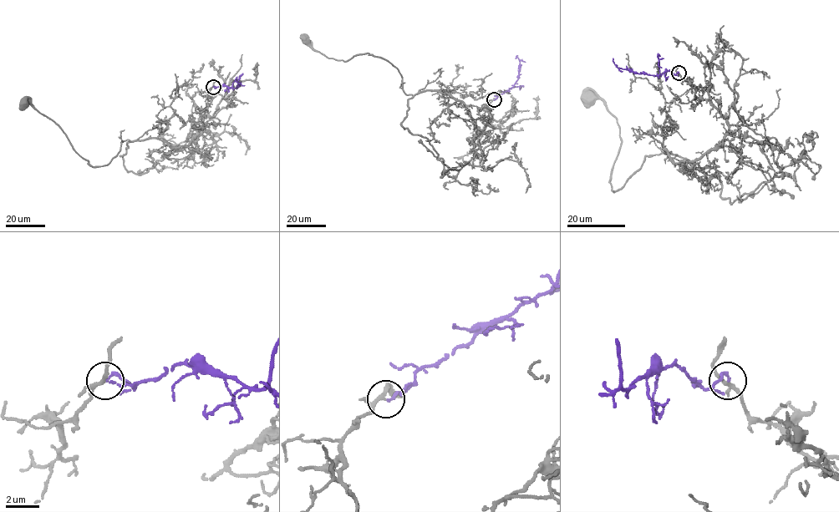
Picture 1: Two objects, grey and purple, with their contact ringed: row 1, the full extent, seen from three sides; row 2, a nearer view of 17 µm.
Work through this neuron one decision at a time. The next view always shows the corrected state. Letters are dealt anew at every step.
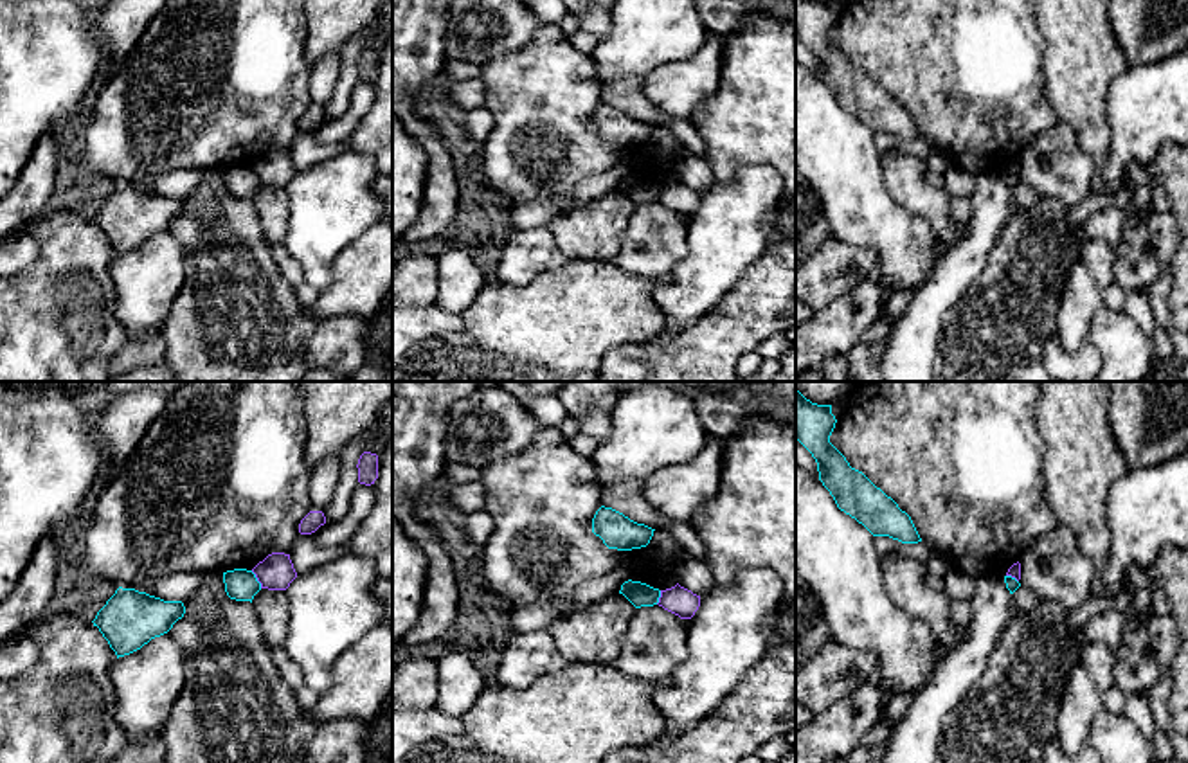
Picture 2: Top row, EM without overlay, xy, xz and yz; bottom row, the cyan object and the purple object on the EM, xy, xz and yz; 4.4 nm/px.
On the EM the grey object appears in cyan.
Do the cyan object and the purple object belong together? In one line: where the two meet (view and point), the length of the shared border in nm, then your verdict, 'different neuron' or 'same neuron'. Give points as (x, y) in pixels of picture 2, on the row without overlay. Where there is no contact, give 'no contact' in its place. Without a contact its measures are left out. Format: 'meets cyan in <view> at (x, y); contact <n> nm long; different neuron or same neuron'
meets cyan in xy at (256, 177); contact 90 nm long; different neuron

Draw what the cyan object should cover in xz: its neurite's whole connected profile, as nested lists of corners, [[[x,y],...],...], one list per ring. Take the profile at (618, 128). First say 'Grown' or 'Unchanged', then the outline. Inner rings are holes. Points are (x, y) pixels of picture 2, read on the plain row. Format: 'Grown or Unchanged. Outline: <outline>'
Unchanged. Outline: [[[601,103],[592,115],[592,130],[599,133],[608,146],[632,148],[646,144],[653,128],[655,126],[637,121],[605,103]]]

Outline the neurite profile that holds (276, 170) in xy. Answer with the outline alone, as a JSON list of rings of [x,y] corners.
[[[284,149],[268,151],[252,166],[252,169],[261,180],[261,185],[268,187],[286,187],[297,175],[290,151]]]

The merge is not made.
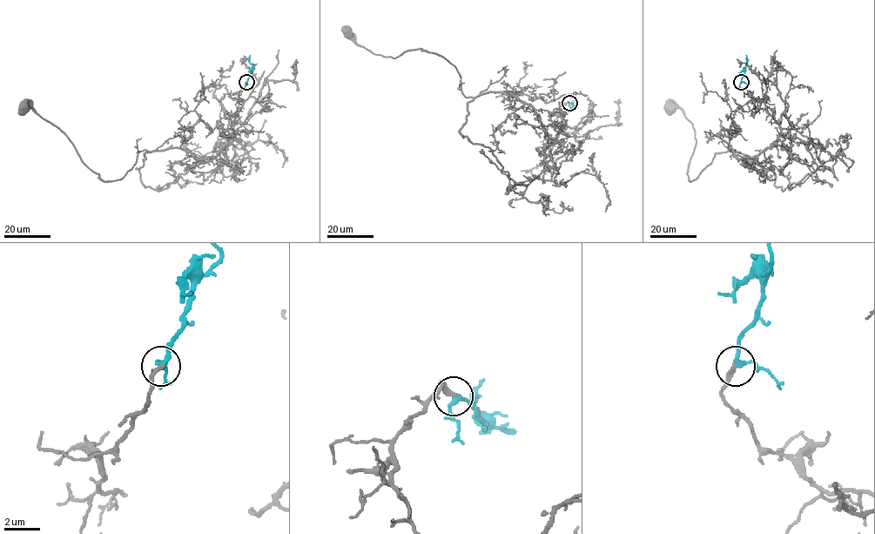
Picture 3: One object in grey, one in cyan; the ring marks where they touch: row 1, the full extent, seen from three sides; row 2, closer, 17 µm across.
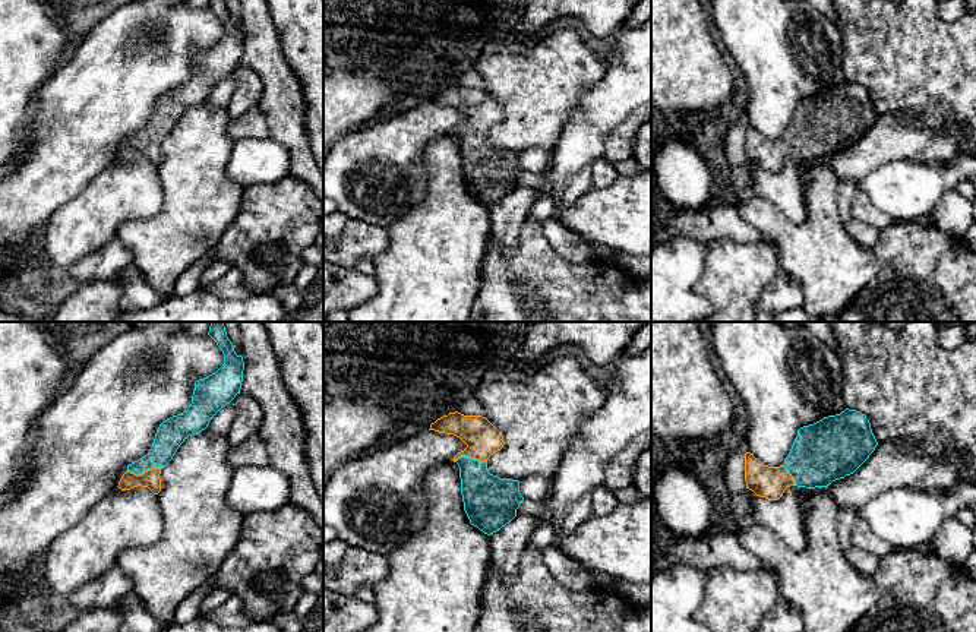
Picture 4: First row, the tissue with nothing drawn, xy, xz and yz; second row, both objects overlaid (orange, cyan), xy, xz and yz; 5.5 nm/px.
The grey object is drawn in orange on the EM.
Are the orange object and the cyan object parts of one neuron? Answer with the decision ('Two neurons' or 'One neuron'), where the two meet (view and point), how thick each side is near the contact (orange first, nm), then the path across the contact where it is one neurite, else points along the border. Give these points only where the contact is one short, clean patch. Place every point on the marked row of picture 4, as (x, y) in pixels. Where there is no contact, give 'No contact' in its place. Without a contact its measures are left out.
One neuron. Touches orange at xy (145, 471). Thickness 100 nm (orange) against 160 nm. Path across: xy (149, 479), (145, 471), (160, 455), (170, 435)

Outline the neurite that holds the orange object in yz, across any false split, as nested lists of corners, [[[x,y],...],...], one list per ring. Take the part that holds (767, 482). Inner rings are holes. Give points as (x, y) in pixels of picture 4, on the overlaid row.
[[[846,408],[800,427],[780,467],[764,465],[754,454],[746,452],[746,489],[768,500],[778,500],[790,486],[827,487],[853,474],[876,445],[866,415]]]

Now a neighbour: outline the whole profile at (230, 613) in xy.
[[[234,595],[205,616],[215,625],[227,628],[240,628],[250,623],[250,620],[243,613],[241,600]]]

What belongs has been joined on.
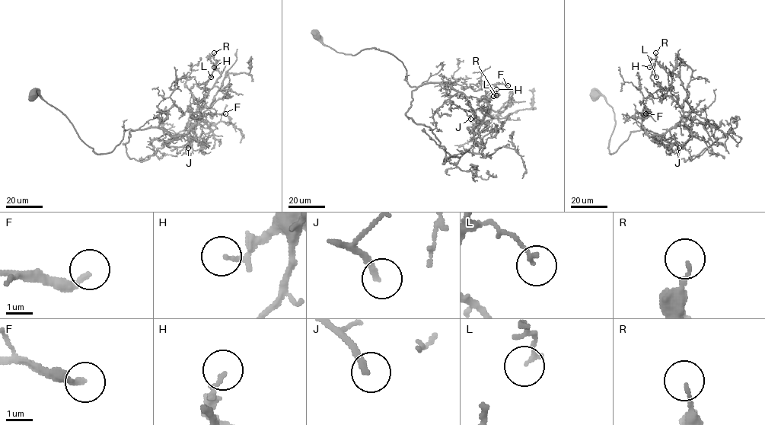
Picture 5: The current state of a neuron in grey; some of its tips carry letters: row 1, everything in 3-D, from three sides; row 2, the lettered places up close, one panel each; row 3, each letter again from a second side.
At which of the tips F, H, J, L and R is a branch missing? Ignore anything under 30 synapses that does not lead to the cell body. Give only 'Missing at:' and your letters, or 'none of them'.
Missing at: F, J

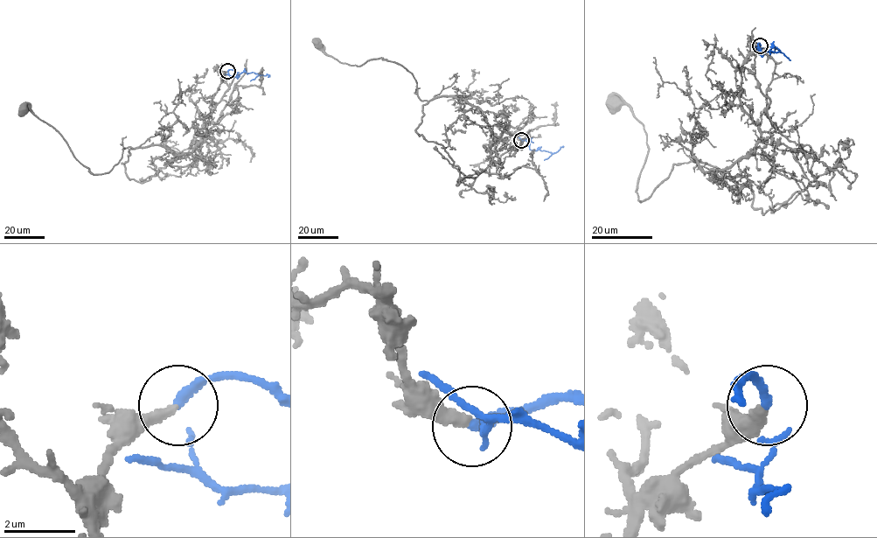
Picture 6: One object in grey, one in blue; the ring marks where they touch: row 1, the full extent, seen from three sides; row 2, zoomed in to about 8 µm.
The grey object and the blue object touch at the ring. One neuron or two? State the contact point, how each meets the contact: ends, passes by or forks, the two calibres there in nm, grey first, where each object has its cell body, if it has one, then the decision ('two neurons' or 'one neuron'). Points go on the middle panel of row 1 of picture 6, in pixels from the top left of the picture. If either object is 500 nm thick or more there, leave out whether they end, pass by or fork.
at (521, 140); grey ends there; blue passes by; 320 nm thick on the grey side, 170 nm on the other; cell body of grey at (317, 42); no cell body on blue; one neuron

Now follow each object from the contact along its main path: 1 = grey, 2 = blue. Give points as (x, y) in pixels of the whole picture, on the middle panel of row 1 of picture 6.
1: (521, 140), (523, 128), (510, 127), (501, 140), (463, 99), (422, 101), (402, 66), (343, 63), (319, 41)
2: (521, 140), (529, 140), (531, 150), (553, 153), (561, 147)

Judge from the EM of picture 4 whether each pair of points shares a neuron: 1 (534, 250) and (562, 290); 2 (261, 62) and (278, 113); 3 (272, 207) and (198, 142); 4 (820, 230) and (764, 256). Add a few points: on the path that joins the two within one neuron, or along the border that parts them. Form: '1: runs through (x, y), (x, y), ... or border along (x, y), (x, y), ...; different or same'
1: runs through (534, 261), (552, 280); same
2: runs through (274, 75), (278, 79), (278, 100); same
3: border along (245, 189), (240, 211), (231, 221); different
4: border along (773, 245), (782, 271); different

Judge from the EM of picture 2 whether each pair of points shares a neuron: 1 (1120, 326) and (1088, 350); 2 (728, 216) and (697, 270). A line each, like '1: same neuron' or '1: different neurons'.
1: different neurons
2: same neuron

